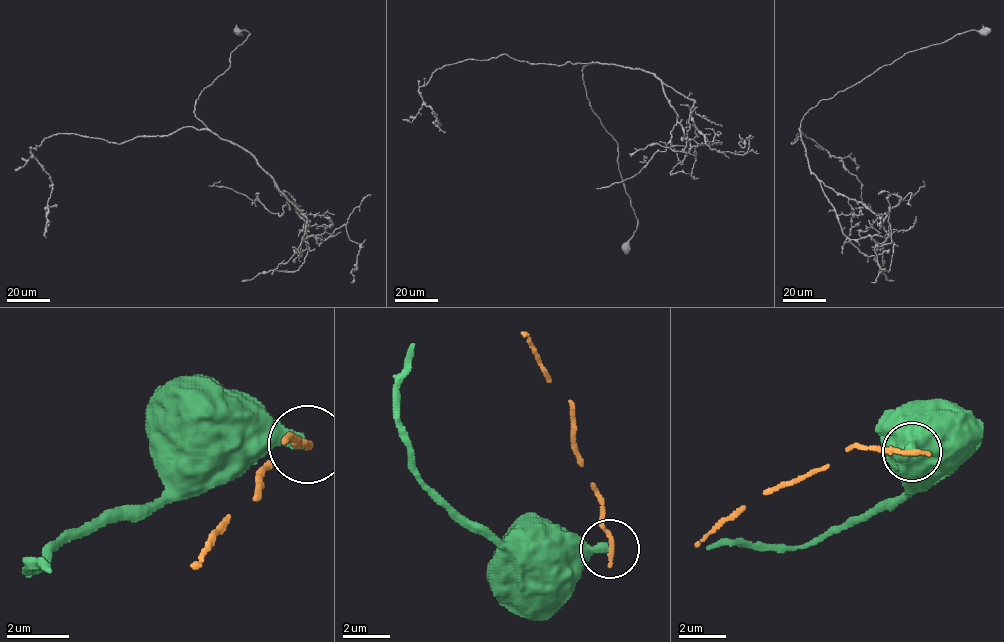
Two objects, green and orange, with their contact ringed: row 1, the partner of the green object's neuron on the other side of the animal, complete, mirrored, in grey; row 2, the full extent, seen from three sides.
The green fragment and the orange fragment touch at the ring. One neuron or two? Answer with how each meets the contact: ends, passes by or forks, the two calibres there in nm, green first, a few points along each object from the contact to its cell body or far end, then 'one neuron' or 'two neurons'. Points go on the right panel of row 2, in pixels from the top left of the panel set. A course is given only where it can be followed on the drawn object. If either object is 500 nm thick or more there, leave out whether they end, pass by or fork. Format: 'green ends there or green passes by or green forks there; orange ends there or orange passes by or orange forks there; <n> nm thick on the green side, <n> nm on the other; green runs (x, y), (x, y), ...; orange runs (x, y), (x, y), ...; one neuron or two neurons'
green ends there; orange ends there; 440 nm thick on the green side, 260 nm on the other; green runs (913, 447), (931, 441); orange runs (913, 453), (853, 447), (818, 471), (776, 483), (693, 548); two neurons

